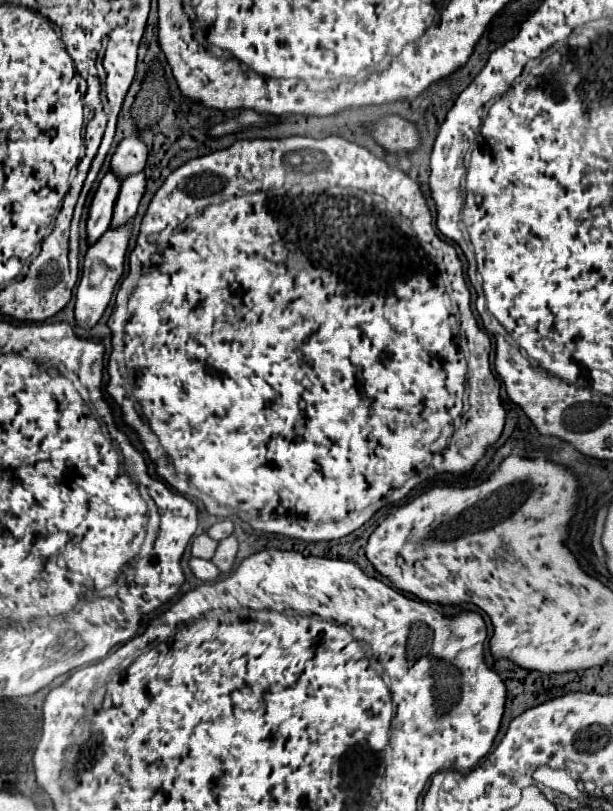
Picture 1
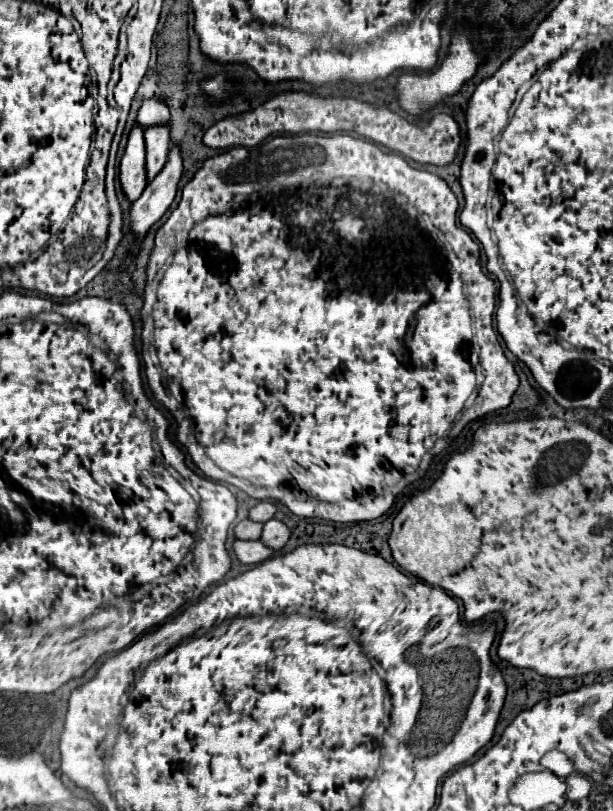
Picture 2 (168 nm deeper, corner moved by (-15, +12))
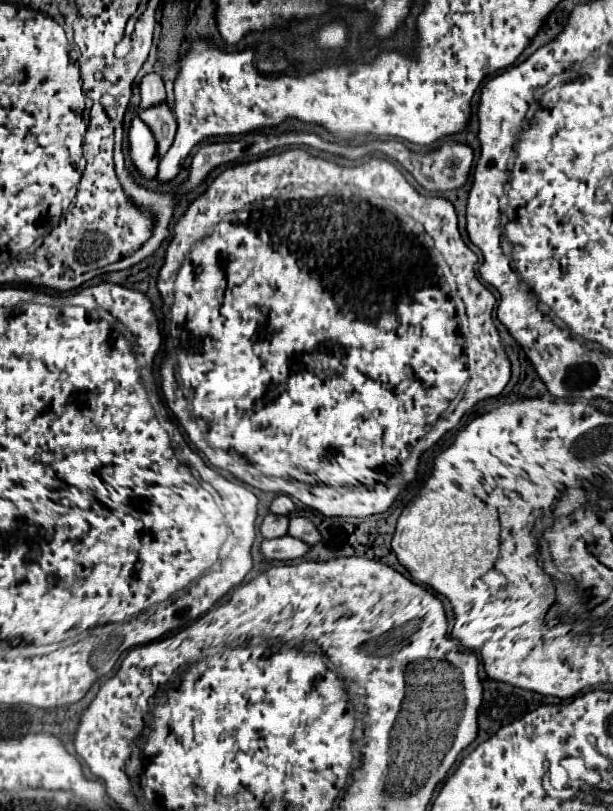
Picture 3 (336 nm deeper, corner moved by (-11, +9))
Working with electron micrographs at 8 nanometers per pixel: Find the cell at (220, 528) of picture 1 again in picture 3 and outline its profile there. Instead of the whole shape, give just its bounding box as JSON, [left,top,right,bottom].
[270,495,294,515]

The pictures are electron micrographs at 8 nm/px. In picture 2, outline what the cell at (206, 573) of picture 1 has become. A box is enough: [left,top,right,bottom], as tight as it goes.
[230,540,272,564]

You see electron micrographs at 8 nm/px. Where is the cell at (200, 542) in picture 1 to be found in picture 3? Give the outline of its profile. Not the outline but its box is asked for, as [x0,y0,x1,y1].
[260,513,288,539]

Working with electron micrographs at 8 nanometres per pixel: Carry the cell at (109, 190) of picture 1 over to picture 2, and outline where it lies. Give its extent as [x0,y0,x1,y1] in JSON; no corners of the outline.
[120,124,146,202]

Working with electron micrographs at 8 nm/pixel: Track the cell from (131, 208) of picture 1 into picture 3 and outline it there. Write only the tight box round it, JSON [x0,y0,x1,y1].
[138,103,178,157]

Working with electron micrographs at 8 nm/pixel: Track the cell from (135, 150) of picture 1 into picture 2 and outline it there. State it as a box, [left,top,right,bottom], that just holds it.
[136,98,170,128]

